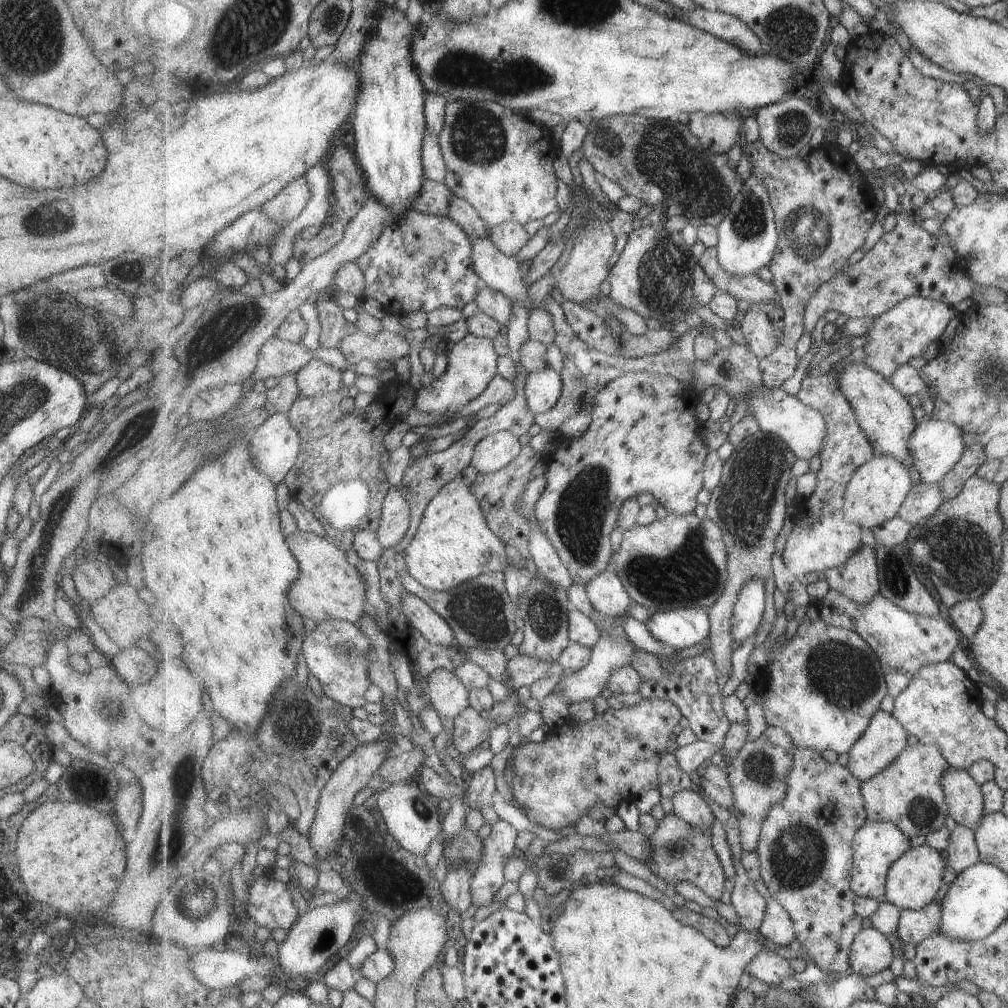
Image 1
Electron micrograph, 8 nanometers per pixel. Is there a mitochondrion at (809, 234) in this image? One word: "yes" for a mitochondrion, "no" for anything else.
yes

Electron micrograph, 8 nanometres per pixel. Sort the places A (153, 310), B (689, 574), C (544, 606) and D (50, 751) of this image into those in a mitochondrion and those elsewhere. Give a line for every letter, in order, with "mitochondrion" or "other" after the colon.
A: other
B: mitochondrion
C: mitochondrion
D: other

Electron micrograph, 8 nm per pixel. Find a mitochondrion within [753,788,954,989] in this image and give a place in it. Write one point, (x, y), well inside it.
(797, 855)

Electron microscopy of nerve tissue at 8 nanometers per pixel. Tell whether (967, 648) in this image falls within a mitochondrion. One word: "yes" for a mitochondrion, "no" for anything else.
no

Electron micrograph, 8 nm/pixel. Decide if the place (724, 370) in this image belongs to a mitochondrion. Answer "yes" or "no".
no

